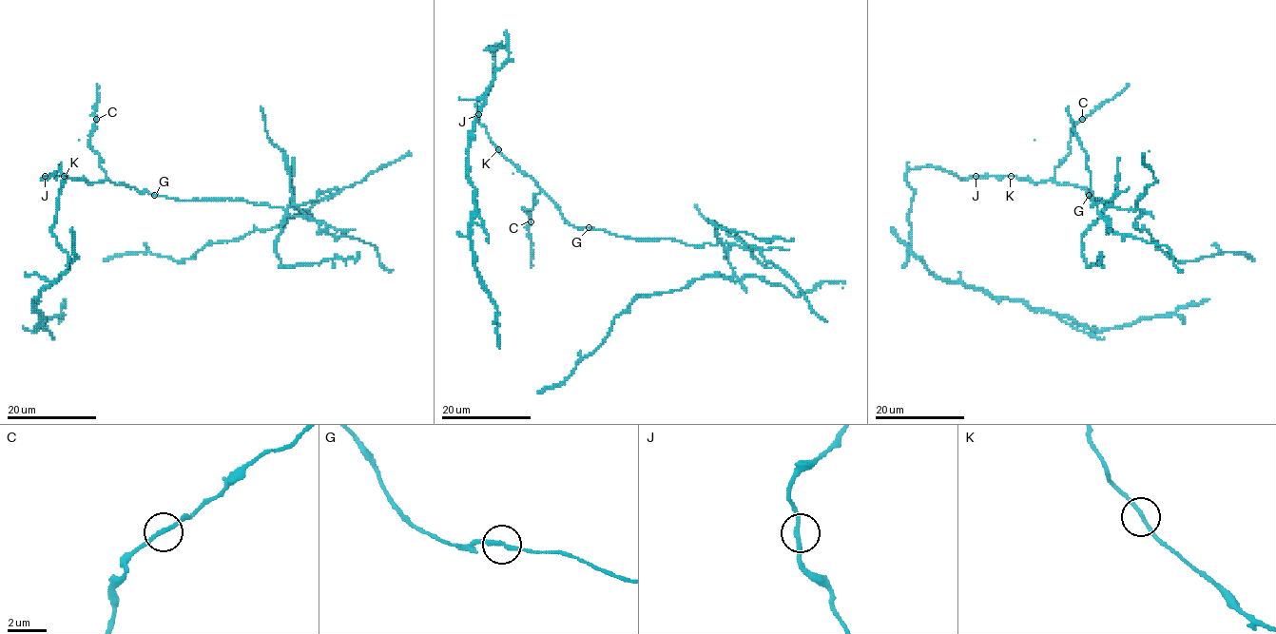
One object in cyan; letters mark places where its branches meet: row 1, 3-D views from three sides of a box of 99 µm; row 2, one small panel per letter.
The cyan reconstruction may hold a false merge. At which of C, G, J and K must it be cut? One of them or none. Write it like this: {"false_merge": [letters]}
{"false_merge": ["G"]}

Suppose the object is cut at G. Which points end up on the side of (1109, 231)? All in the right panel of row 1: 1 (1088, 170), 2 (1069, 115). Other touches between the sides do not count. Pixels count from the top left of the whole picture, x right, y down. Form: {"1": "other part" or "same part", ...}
{"1": "same part", "2": "same part"}

